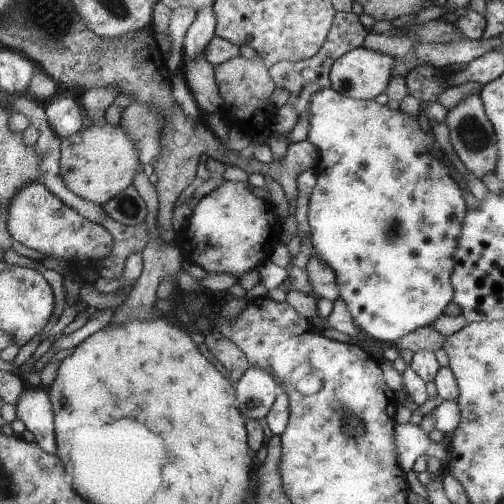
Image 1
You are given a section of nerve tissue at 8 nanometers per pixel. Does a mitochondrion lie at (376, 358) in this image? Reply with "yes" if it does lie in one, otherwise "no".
no

